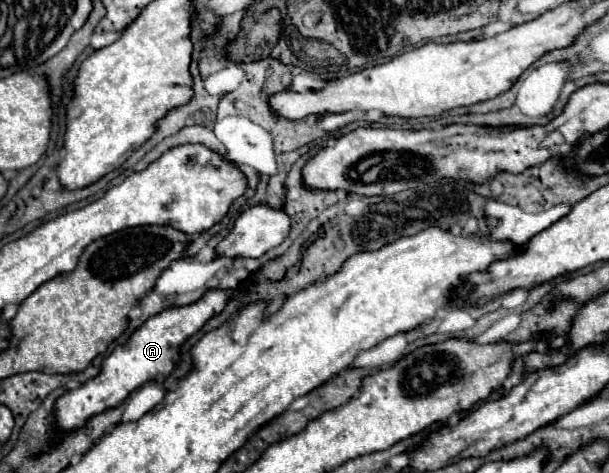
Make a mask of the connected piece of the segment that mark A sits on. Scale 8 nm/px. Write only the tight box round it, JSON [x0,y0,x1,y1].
[55,286,243,430]

